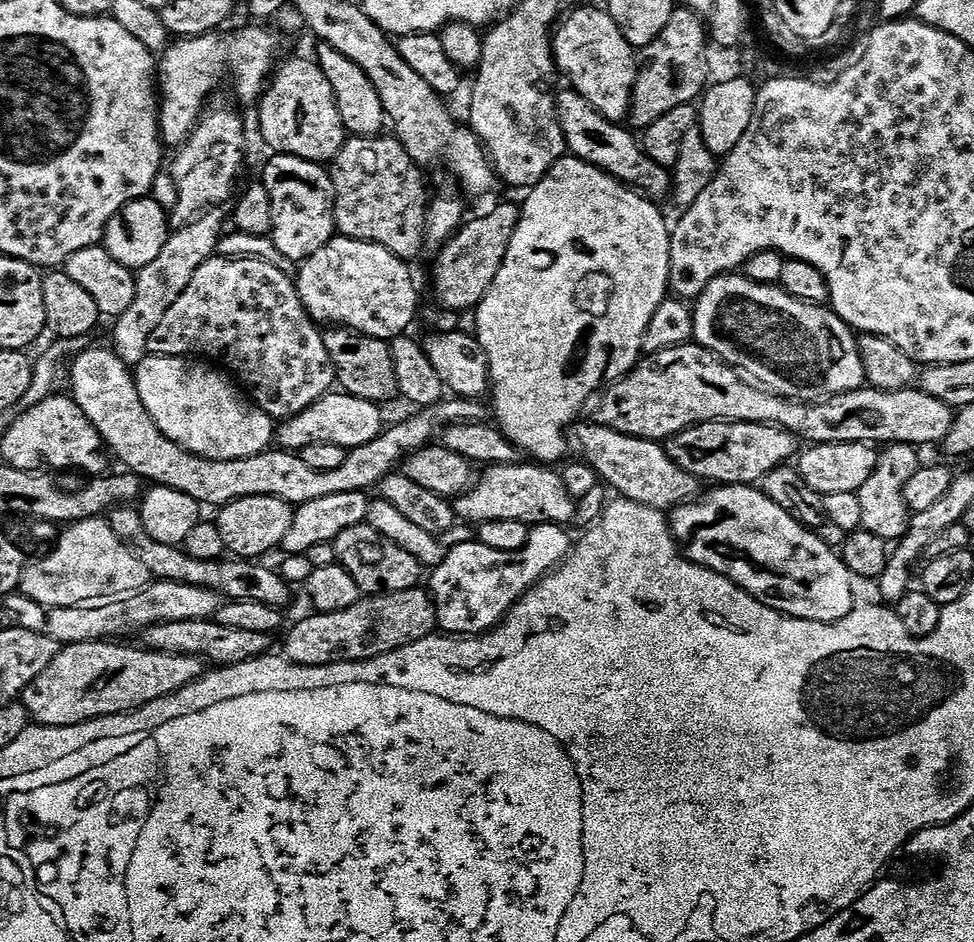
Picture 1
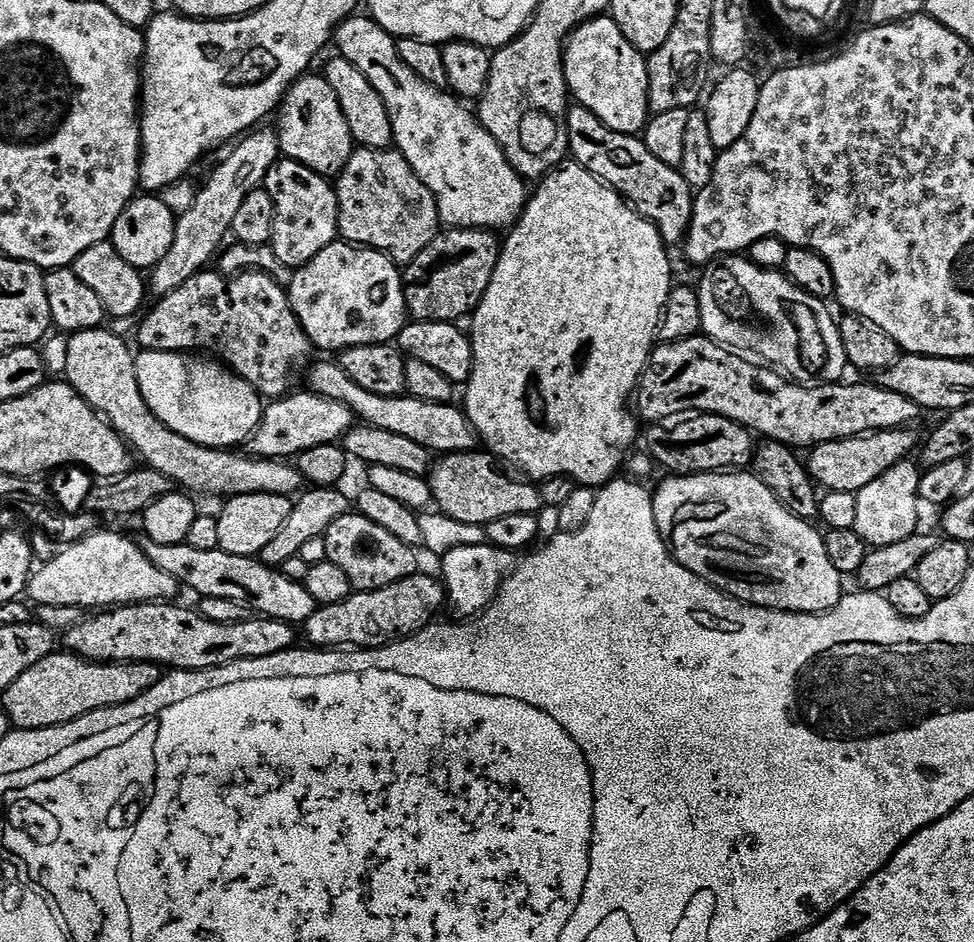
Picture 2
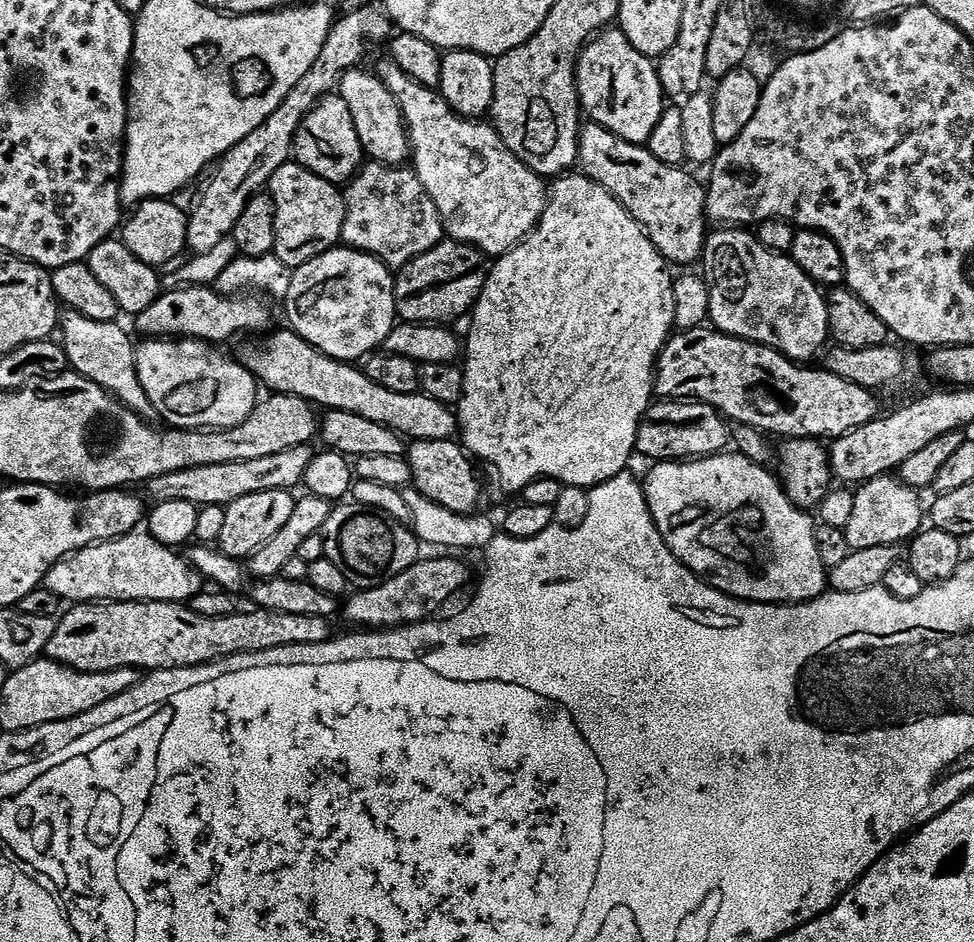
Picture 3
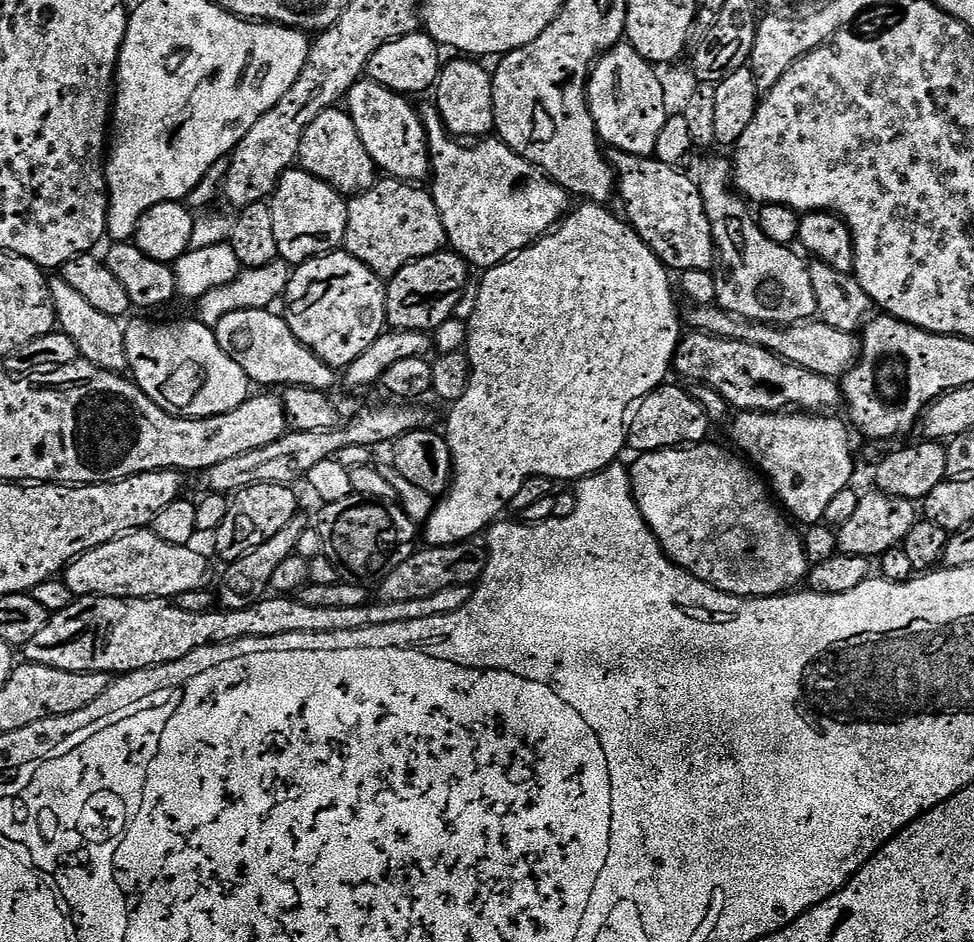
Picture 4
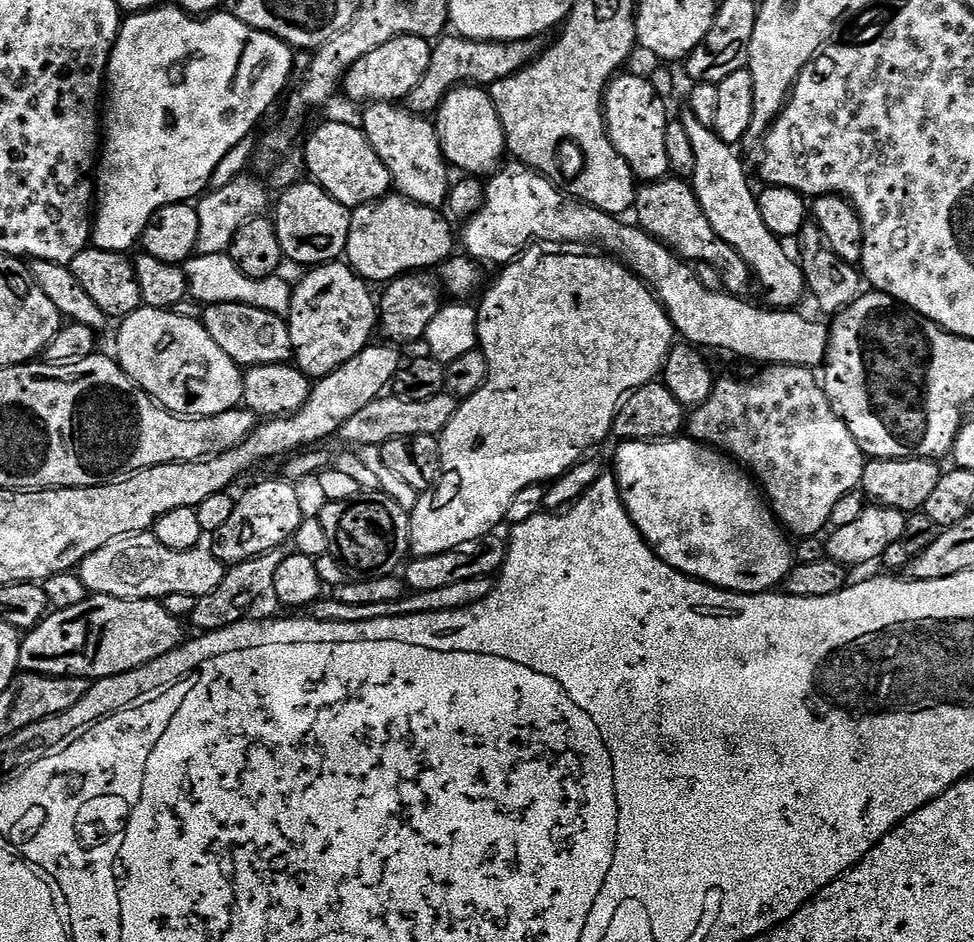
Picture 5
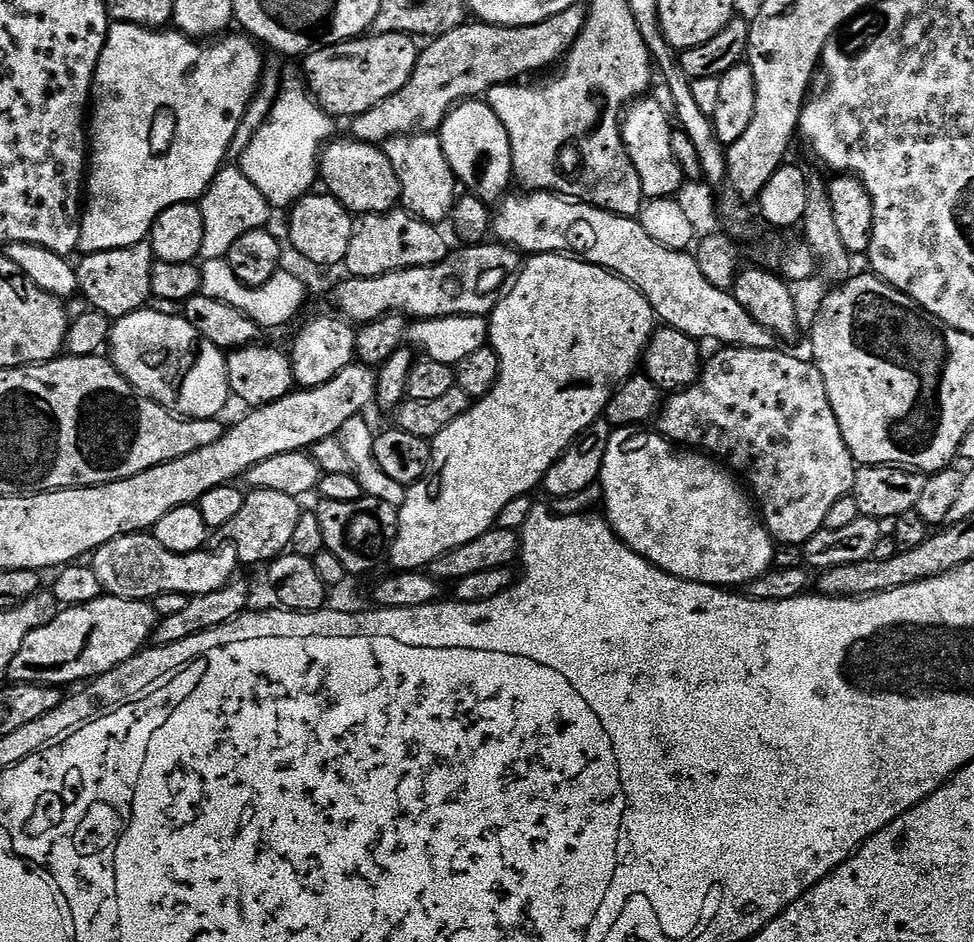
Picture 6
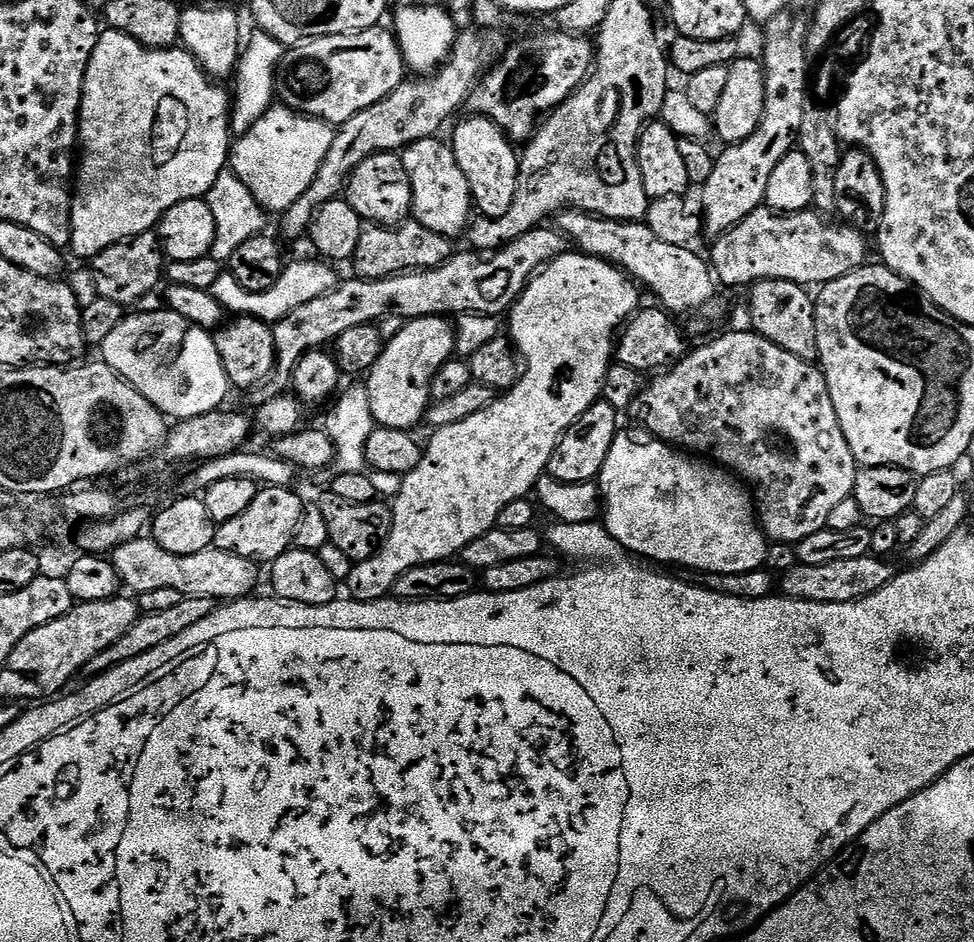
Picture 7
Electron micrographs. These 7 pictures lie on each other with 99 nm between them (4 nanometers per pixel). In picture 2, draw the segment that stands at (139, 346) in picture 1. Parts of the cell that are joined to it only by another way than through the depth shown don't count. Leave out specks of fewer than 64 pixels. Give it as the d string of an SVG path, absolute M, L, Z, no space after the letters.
M249 131L235 145L237 148L213 170L212 177L205 182L196 201L184 213L179 213L174 230L174 246L170 246L170 254L166 254L166 258L162 258L162 262L158 262L150 272L150 292L151 295L153 292L154 297L161 298L178 290L182 282L190 282L190 278L205 271L213 263L214 257L221 251L220 243L229 239L232 223L246 194L261 187L268 171L281 159L279 135L275 131L260 131Z

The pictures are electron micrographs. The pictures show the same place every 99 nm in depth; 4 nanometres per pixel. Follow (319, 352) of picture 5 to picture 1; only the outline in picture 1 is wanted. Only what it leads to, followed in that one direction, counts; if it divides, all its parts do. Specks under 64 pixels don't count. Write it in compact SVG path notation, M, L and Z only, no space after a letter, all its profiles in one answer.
M339 234L332 237L330 242L326 242L326 246L322 246L322 250L318 250L318 254L314 254L310 259L303 261L299 265L298 275L295 277L296 289L302 298L302 306L308 311L309 316L320 326L339 326L341 328L350 328L354 332L361 332L367 336L373 336L379 340L391 341L396 336L403 336L409 331L408 328L416 320L416 284L412 281L412 272L405 261L399 260L394 254L390 254L390 250L386 250L377 244L371 244L365 240L352 240L348 236Z

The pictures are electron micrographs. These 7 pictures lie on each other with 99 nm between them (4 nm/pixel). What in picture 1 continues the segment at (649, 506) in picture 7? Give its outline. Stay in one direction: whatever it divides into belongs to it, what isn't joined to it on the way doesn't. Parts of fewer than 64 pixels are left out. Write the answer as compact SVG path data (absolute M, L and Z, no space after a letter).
M726 484L711 490L670 512L672 537L690 563L730 578L755 600L787 616L833 624L852 612L854 577L837 549L794 522L759 487Z

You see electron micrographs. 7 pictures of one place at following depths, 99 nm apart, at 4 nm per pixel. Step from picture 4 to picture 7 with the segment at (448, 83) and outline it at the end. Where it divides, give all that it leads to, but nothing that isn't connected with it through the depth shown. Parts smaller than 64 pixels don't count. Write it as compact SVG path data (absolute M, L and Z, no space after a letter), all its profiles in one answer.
M472 116L467 118L456 129L452 132L452 140L450 139L450 147L454 158L458 158L458 166L462 166L462 174L466 174L466 182L470 182L470 190L472 191L472 203L474 205L475 211L479 213L481 217L497 220L502 218L502 214L506 214L506 210L510 210L510 205L514 203L514 186L518 186L518 170L520 169L520 156L518 155L517 149L516 152L514 149L513 141L509 140L506 133L498 127L498 125L492 120L485 120L483 116Z

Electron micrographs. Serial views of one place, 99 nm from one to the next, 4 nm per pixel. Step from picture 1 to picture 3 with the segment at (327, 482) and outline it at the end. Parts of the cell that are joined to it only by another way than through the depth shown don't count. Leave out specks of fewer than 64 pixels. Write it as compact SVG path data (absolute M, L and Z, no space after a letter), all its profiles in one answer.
M68 310L60 317L58 336L68 356L71 371L104 388L131 412L137 412L145 418L151 417L154 409L146 390L142 390L136 369L137 345L132 344L131 338L118 325L116 322L94 322L94 318L86 318L86 314Z

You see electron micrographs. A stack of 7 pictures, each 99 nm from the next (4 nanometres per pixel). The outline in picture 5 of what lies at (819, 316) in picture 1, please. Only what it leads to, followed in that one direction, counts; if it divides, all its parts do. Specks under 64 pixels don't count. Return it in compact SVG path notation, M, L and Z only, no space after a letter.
M684 110L678 120L686 126L686 134L690 134L690 146L694 146L694 174L690 183L710 226L714 226L718 238L725 240L746 261L758 288L760 284L760 292L765 300L763 303L767 307L795 309L799 305L796 303L806 296L803 270L793 257L793 261L788 257L787 250L780 245L783 244L781 237L766 230L757 193L752 193L748 185L748 176L744 173L744 164L736 153L737 149L722 142L722 138L718 138L716 131L709 125L698 122L691 110Z

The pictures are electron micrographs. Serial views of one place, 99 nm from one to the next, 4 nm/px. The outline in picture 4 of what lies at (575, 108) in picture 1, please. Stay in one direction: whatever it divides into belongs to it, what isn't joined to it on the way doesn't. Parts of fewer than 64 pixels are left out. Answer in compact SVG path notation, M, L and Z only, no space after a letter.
M613 151L610 163L618 181L618 196L624 199L624 208L628 211L626 213L628 223L652 247L652 252L663 262L664 267L676 274L690 270L709 271L717 263L718 253L699 183L695 179L692 181L687 176L687 171L666 166L661 160L650 156L635 156Z

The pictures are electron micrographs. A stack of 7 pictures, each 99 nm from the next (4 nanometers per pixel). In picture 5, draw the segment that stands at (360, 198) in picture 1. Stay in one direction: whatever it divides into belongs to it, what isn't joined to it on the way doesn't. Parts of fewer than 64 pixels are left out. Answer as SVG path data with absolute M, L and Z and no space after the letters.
M389 194L361 208L351 209L351 214L344 256L348 267L363 280L396 282L401 276L439 269L445 260L451 260L454 255L453 225L443 211L422 206L399 194Z

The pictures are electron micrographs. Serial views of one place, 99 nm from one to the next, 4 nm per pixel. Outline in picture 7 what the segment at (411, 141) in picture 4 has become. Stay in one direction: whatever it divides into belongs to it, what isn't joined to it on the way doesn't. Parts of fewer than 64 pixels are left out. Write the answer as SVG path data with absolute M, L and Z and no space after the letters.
M440 138L419 140L403 149L402 159L410 178L414 219L426 226L426 230L434 230L434 234L463 237L473 219L474 205L470 182L466 182L466 174L462 174L462 166L458 166L458 158L454 158L451 147L445 141L443 144Z

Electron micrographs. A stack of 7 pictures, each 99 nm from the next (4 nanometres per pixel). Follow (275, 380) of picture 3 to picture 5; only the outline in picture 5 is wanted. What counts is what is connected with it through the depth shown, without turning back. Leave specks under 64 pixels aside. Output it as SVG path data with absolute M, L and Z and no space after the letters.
M209 304L203 309L204 329L222 346L222 350L241 369L267 364L286 364L293 359L292 343L288 333L288 321L249 304Z

